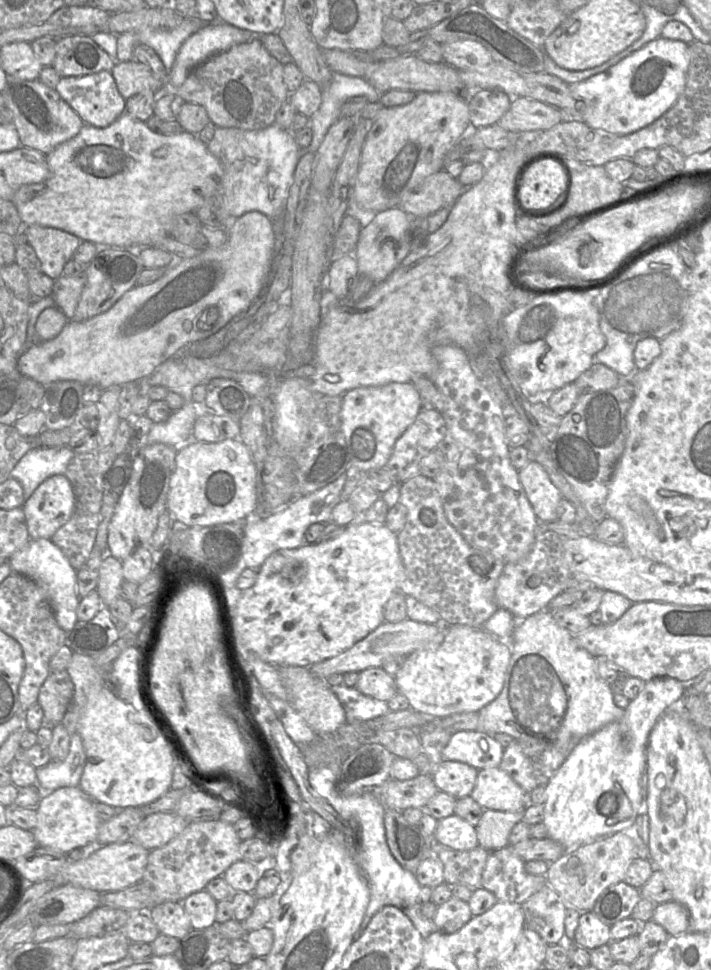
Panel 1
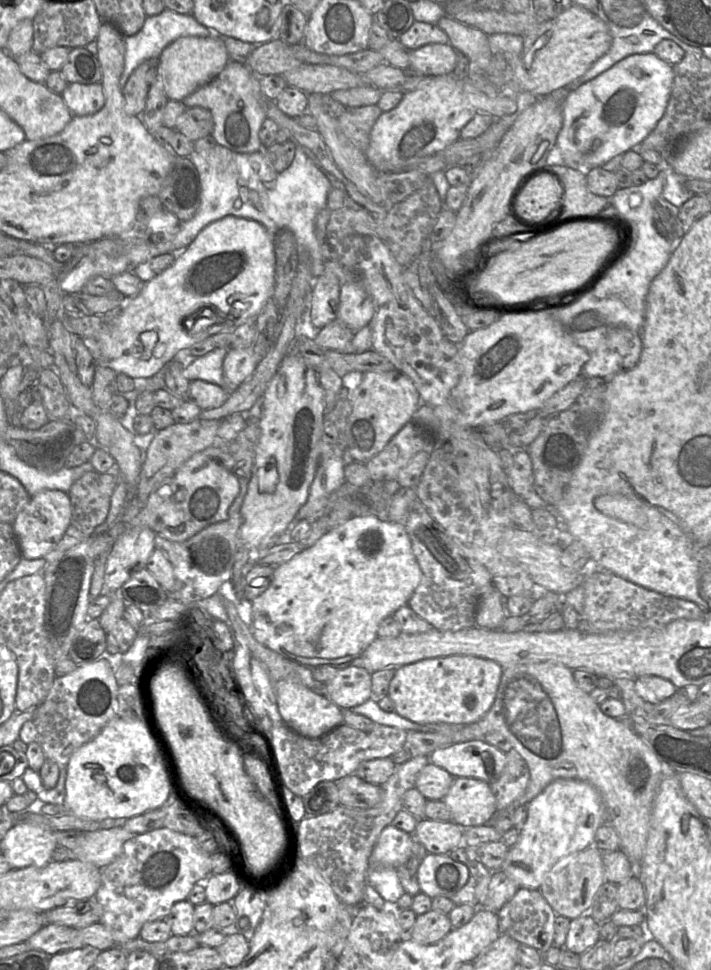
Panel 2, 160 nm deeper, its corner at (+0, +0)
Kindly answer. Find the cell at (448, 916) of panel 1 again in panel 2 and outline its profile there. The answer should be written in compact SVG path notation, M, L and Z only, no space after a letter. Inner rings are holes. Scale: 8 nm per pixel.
M429 910L417 916L406 936L417 943L428 945L438 942L450 931L452 926L448 914Z

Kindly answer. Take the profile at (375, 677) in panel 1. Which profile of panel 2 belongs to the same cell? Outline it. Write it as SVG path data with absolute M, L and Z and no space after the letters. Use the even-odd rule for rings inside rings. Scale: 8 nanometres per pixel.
M351 665L324 683L323 695L343 710L350 710L373 698L371 673Z

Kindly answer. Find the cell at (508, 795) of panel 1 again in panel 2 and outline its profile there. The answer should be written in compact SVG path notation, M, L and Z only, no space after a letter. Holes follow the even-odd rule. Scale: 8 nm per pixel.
M472 777L455 778L443 801L461 827L488 823L497 814L491 785Z

